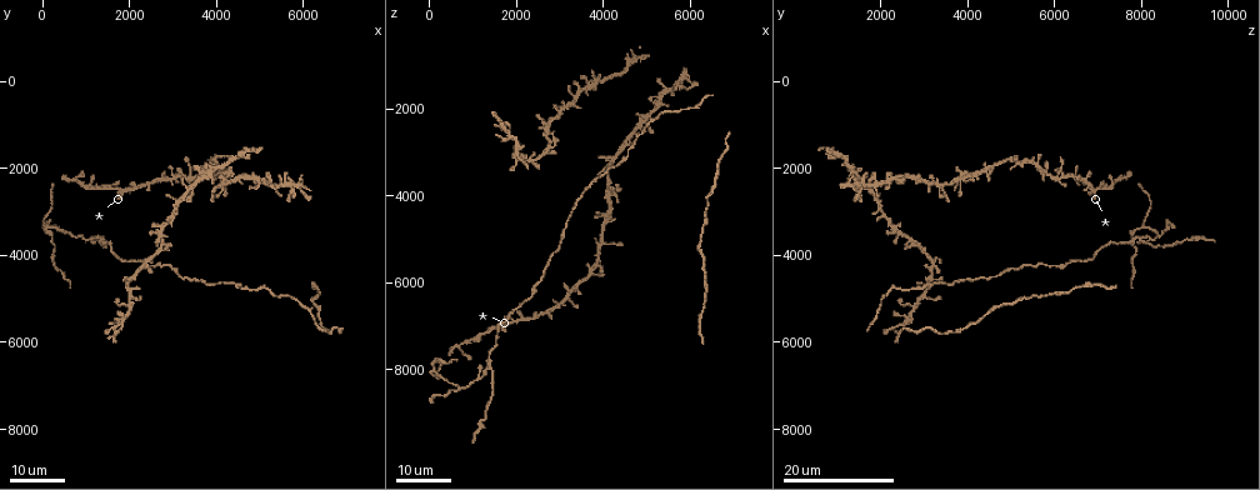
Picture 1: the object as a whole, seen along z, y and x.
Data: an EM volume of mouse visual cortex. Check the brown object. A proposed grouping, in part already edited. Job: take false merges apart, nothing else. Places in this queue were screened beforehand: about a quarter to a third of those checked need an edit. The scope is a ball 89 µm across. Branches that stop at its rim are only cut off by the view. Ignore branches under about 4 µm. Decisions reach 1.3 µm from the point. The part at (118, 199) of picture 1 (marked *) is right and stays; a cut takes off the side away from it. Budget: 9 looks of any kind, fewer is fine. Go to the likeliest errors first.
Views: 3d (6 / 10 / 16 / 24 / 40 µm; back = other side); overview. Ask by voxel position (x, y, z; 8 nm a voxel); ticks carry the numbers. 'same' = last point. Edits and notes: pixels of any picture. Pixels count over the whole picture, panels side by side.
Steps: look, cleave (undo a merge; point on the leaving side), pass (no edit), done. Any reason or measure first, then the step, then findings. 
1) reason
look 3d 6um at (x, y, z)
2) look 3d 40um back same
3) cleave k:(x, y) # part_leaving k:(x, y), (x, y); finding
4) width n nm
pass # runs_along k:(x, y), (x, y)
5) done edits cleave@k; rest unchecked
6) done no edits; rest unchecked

two arms in line, one across
look 3d 24um at (650, 3500, 8500)

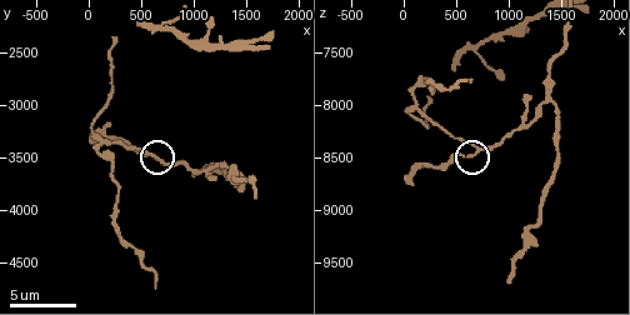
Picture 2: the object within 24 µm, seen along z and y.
closer look
look 3d 6um at (700, 3540, 8460)

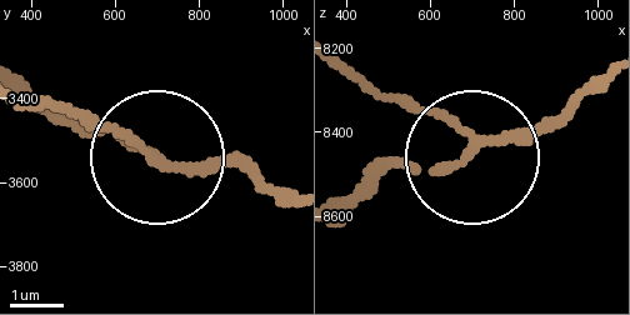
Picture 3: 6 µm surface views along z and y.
cleave 3:(88, 124) # part_leaving 3:(154, 163), (91, 123), (24, 114); two neurons meet here

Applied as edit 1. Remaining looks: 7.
three arms meet
look 3d 16um at (1400, 3650, 7950)

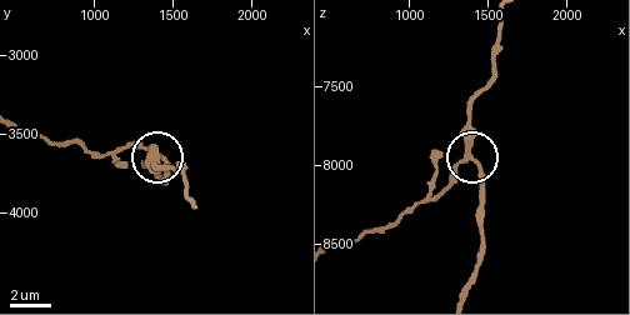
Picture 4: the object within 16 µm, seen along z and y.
look 3d 10um same

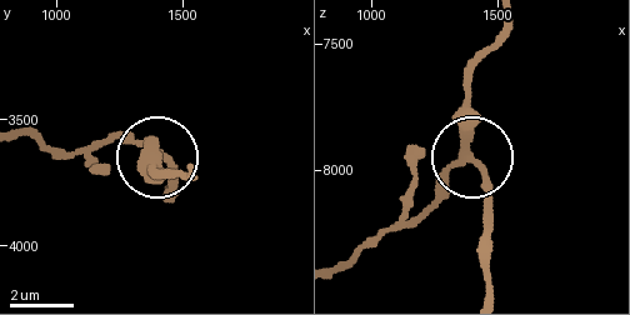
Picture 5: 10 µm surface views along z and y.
look 3d 6um same

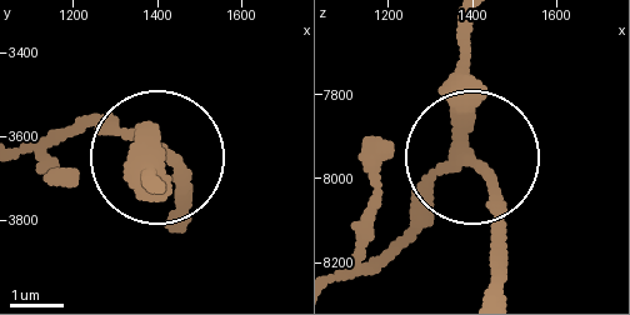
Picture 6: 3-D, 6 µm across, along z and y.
pass # all the same neuron

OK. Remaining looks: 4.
four arms meet
look 3d 24um at (5500, 2350, 1500)

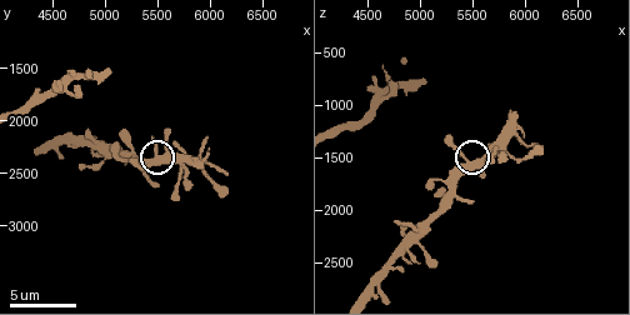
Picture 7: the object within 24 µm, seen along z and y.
look 3d 10um at (5460, 2400, 1540)

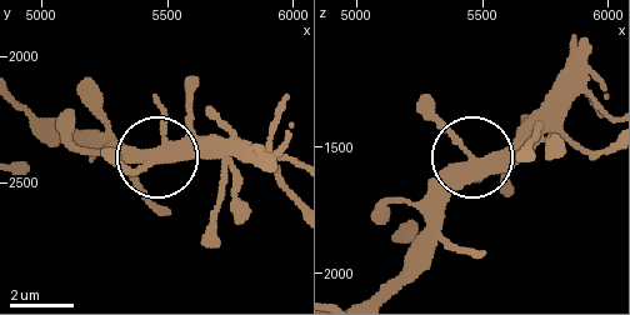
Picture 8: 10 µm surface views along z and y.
pass # one neuron here

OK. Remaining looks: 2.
done edits cleave@3; rest unchecked

